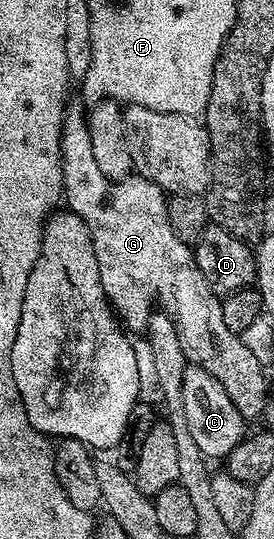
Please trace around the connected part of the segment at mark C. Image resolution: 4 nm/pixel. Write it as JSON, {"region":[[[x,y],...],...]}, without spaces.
{"region":[[[190,364],[184,370],[183,396],[185,419],[188,421],[188,431],[192,433],[192,438],[199,448],[200,454],[204,454],[207,461],[221,461],[230,455],[230,451],[239,444],[241,440],[247,439],[247,421],[243,420],[242,415],[228,398],[224,391],[224,386],[208,374],[208,370],[201,368],[199,364]]]}

